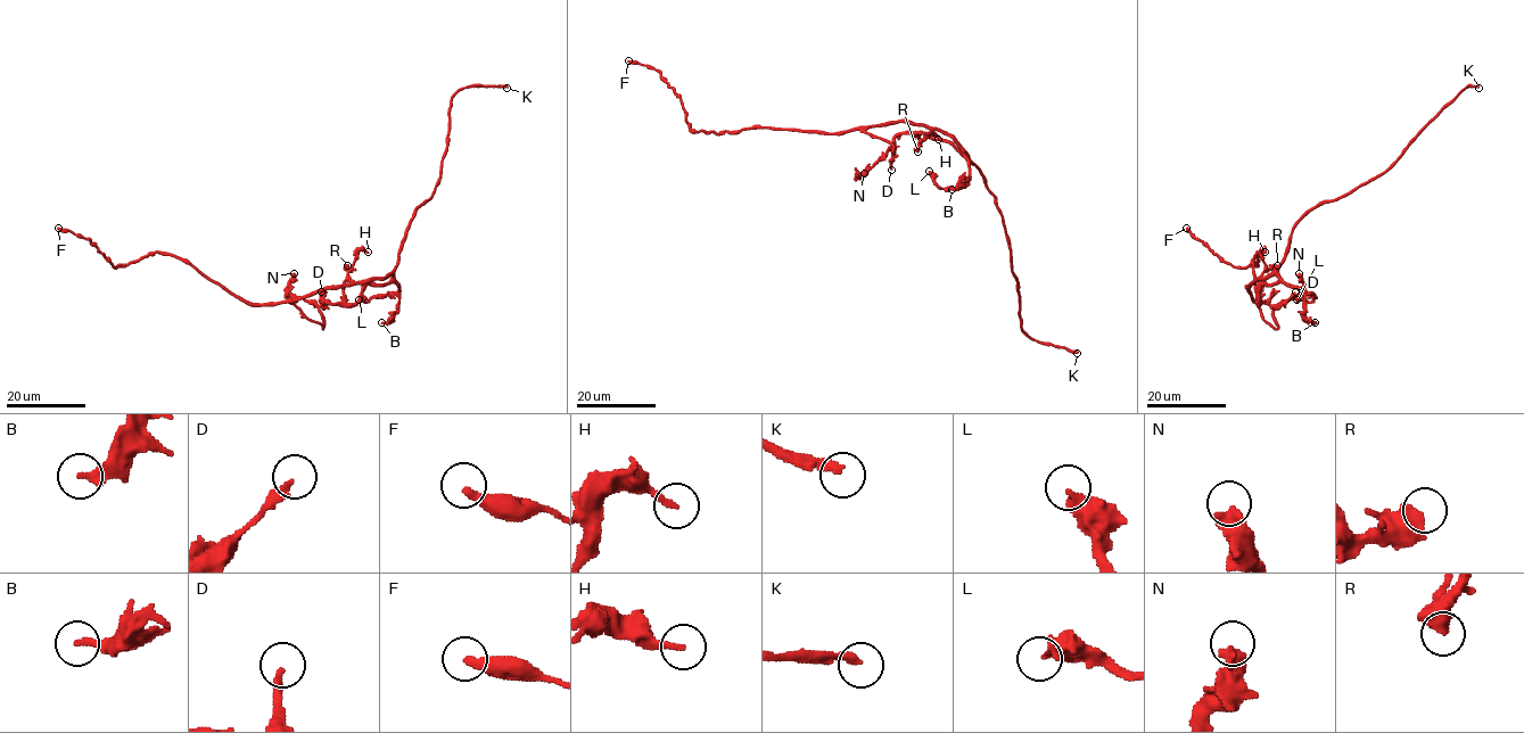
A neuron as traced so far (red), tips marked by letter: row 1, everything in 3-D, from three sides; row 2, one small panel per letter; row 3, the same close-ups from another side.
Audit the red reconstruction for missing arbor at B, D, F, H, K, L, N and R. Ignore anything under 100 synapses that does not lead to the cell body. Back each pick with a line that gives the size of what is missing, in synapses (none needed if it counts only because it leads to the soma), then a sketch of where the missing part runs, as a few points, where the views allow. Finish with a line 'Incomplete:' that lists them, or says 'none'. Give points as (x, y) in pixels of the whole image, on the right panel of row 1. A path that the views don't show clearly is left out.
K: 300 syn | (1479, 88), (1435, 110), (1367, 180), (1334, 198), (1287, 204), (1279, 247), (1295, 271), (1261, 260)
Incomplete: K

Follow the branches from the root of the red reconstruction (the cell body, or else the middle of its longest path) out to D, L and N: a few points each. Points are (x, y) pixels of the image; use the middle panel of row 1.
D: (928, 129), (892, 122), (868, 125), (864, 130), (891, 145), (891, 170)
L: (928, 129), (944, 131), (953, 138), (968, 161), (969, 179), (956, 188), (941, 188), (929, 171)
N: (928, 129), (904, 122), (868, 125), (864, 130), (888, 140), (894, 153), (890, 147), (864, 173)

